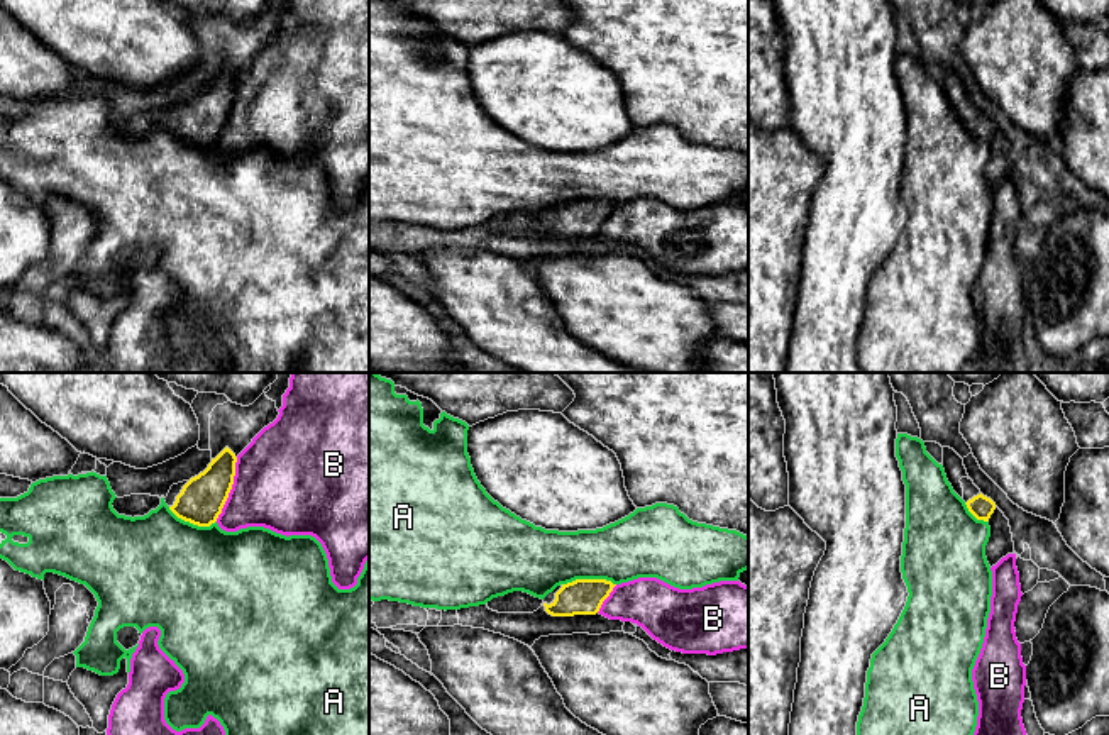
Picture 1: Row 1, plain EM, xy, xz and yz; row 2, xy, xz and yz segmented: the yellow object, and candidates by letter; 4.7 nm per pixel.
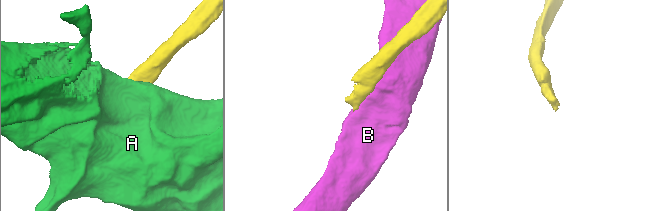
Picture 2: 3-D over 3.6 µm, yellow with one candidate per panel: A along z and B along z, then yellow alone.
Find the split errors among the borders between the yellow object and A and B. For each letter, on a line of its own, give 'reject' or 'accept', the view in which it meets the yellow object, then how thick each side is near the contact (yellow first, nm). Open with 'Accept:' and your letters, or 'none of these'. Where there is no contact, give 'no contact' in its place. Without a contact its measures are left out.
Accept: none of these
A: reject | xz | 180/300 nm
B: reject | xy | 220/460 nm

